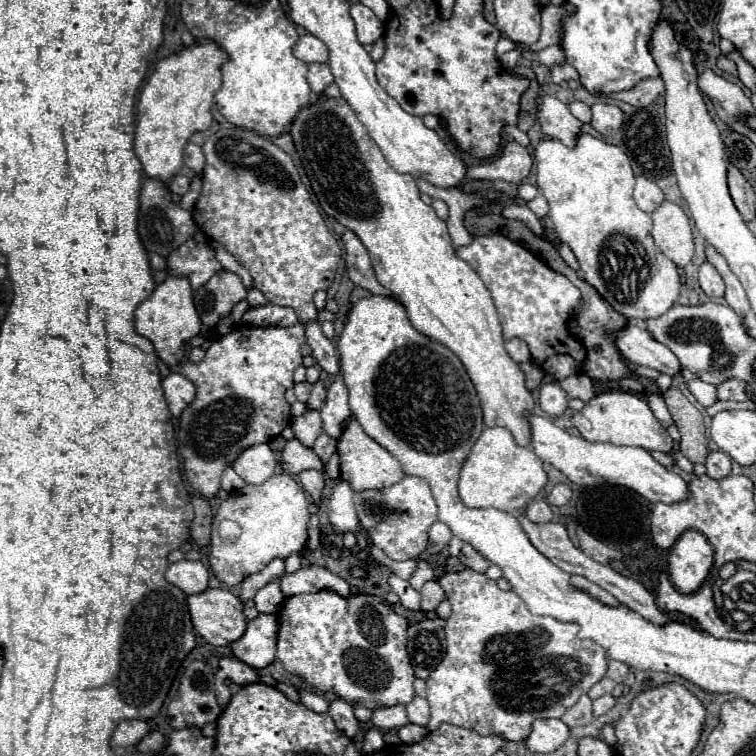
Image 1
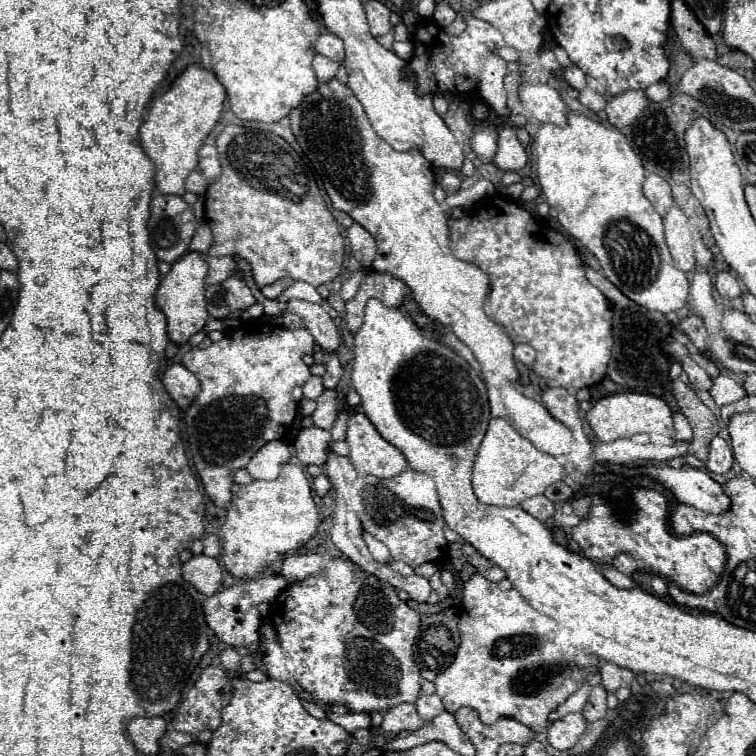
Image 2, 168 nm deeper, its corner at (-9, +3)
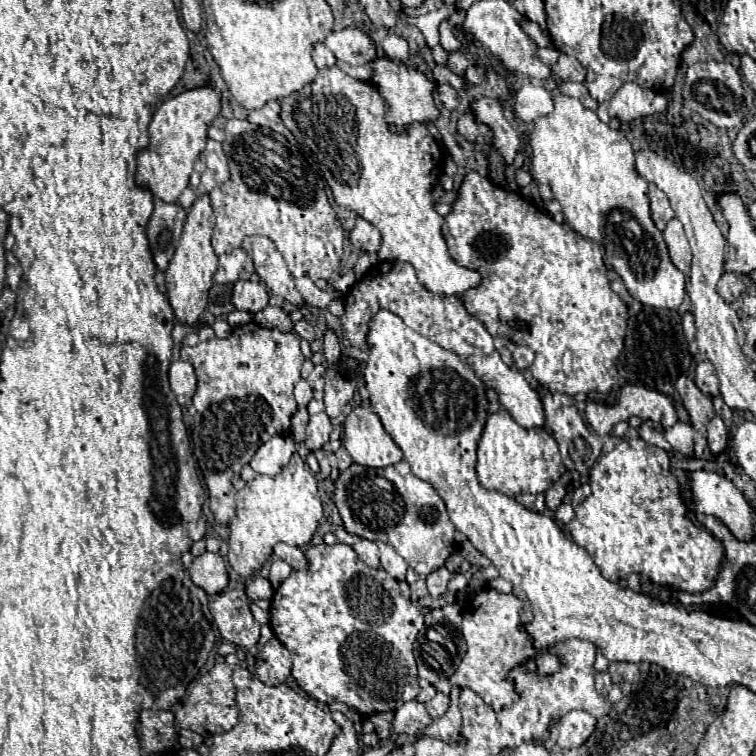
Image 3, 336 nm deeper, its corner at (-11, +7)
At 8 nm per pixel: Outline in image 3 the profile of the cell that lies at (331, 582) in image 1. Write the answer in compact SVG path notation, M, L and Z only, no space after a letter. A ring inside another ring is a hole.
M277 543L273 547L273 553L275 553L275 557L287 561L295 571L303 571L309 565L305 553L299 547L291 547L291 545L285 545L285 543Z

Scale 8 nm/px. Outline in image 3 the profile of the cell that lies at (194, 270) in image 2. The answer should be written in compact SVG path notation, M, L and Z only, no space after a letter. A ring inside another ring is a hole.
M201 195L187 211L187 223L183 227L179 247L175 249L175 255L169 261L169 267L165 271L169 303L175 311L177 321L185 323L185 325L195 325L207 307L207 295L213 285L211 279L217 271L217 255L213 253L213 247L211 247L213 225L215 225L215 217L213 217L213 209L209 205L209 197Z

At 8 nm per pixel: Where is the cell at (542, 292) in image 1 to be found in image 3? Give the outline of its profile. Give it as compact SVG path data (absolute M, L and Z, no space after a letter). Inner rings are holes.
M475 171L467 173L461 183L453 213L449 213L443 223L443 237L453 261L479 271L483 277L479 287L461 297L465 309L479 319L493 337L531 347L535 351L531 373L545 389L573 395L591 391L607 393L613 387L617 381L615 361L623 349L627 329L627 305L609 287L605 275L607 267L597 243L581 237L567 223L555 223L549 213L537 209L519 193L503 191Z

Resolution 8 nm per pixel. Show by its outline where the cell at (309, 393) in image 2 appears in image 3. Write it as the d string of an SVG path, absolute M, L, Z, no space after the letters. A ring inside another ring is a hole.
M315 365L315 369L311 371L311 375L307 377L307 383L311 385L313 391L323 391L323 375L325 375L325 367L323 365Z

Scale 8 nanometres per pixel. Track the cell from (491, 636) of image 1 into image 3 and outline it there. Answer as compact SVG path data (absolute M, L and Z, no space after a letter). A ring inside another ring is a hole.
M495 589L479 591L475 597L475 611L467 619L469 621L463 621L463 627L461 627L463 639L467 643L467 653L461 665L457 667L455 675L435 683L435 689L443 695L449 695L453 687L471 689L495 711L501 711L505 707L511 707L519 699L519 693L515 691L515 683L507 679L507 673L511 669L527 661L535 661L539 675L553 675L561 671L563 663L559 655L537 649L533 645L533 637L525 629L533 621L533 613L529 611L529 603L515 597L513 593L503 595Z

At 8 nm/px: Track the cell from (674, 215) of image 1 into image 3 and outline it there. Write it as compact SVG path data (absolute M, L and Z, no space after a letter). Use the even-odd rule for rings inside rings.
M671 219L663 231L667 249L669 249L669 257L673 261L673 265L681 271L681 273L689 273L689 265L691 265L691 249L683 231L683 225L679 223L679 219Z

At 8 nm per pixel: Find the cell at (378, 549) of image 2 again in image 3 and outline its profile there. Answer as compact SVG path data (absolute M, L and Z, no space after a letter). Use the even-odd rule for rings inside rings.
M379 541L377 547L379 547L379 551L381 551L381 565L383 565L383 569L385 569L391 577L395 577L397 581L403 581L403 579L405 579L405 571L407 571L405 559L399 557L389 543Z

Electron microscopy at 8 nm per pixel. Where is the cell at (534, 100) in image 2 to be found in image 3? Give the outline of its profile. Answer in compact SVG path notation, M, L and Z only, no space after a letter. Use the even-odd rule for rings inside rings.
M529 79L515 91L513 109L521 121L537 121L553 111L553 95L543 87L541 81Z

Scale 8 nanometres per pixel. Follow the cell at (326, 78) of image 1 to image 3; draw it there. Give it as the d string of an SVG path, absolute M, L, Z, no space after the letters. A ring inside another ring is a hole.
M317 43L315 49L313 49L313 61L319 69L323 67L333 67L335 65L335 55L323 45L323 43Z

